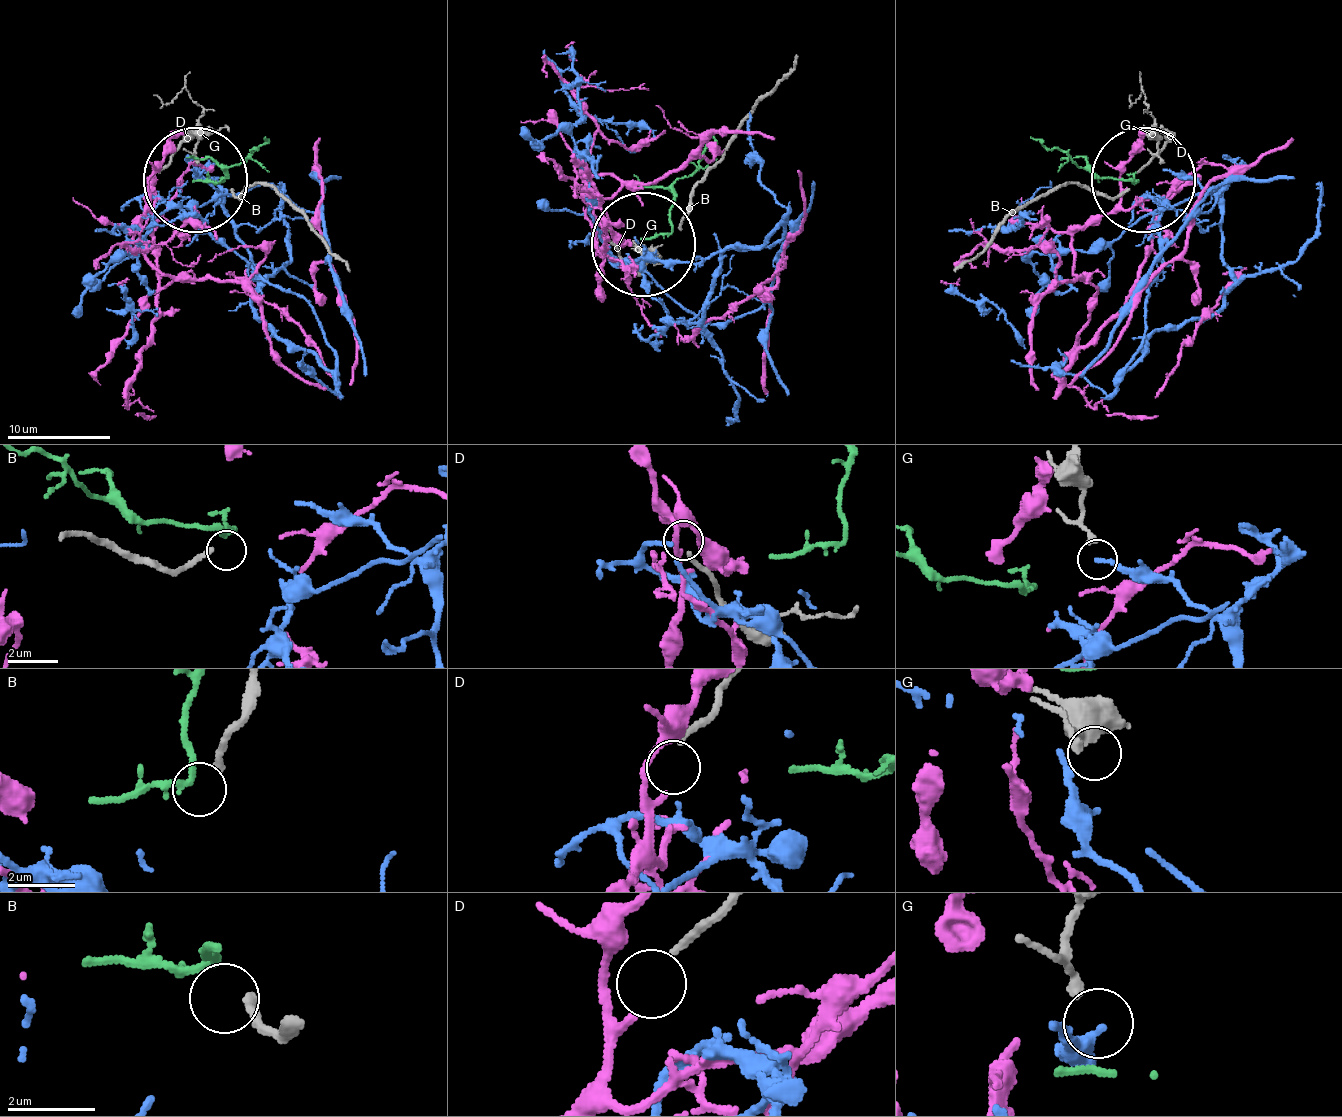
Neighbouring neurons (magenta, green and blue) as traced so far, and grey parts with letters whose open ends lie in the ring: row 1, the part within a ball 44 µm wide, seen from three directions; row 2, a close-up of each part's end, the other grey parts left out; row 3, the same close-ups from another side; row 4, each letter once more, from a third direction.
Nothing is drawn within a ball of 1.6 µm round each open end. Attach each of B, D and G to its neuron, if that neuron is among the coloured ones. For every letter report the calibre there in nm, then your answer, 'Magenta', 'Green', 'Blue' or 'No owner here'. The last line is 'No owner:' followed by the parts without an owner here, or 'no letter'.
B: Thickness 220 nm. No owner here
D: Thickness 170 nm. Magenta
G: Thickness 240 nm. No owner here
No owner: B, G

